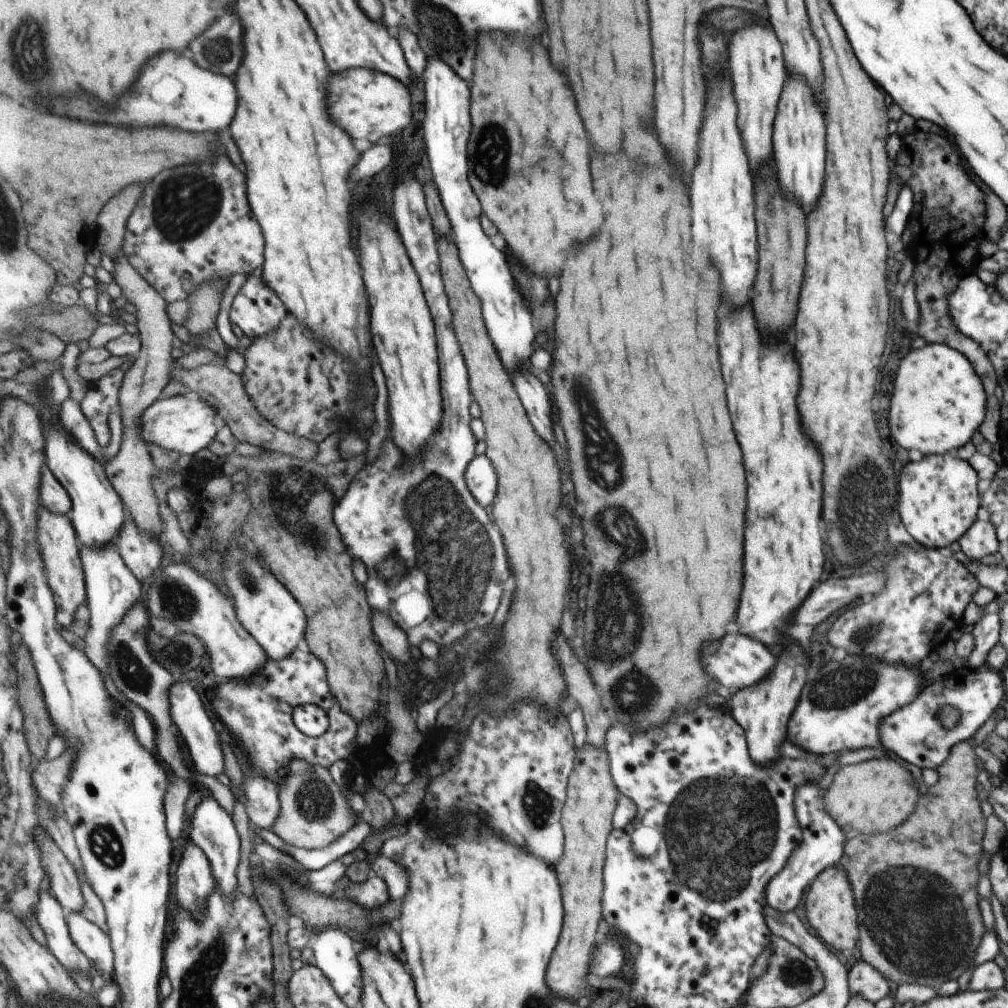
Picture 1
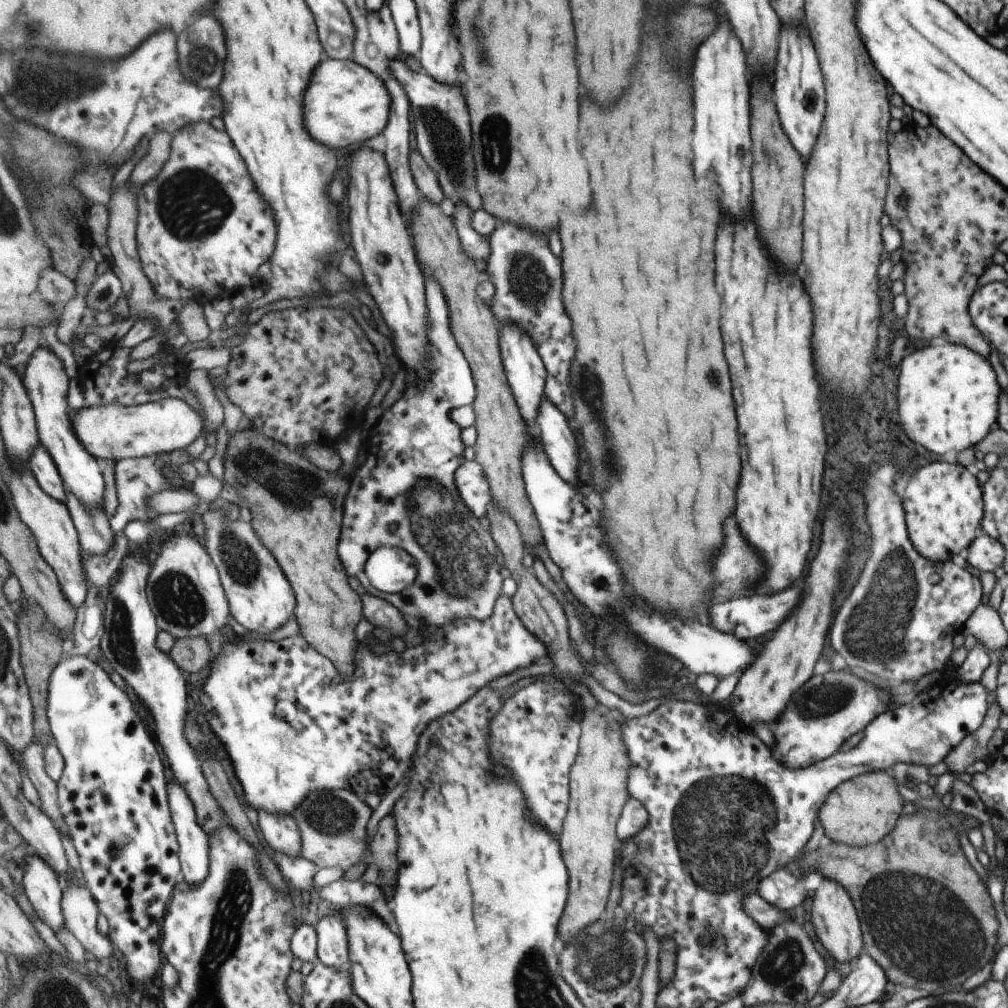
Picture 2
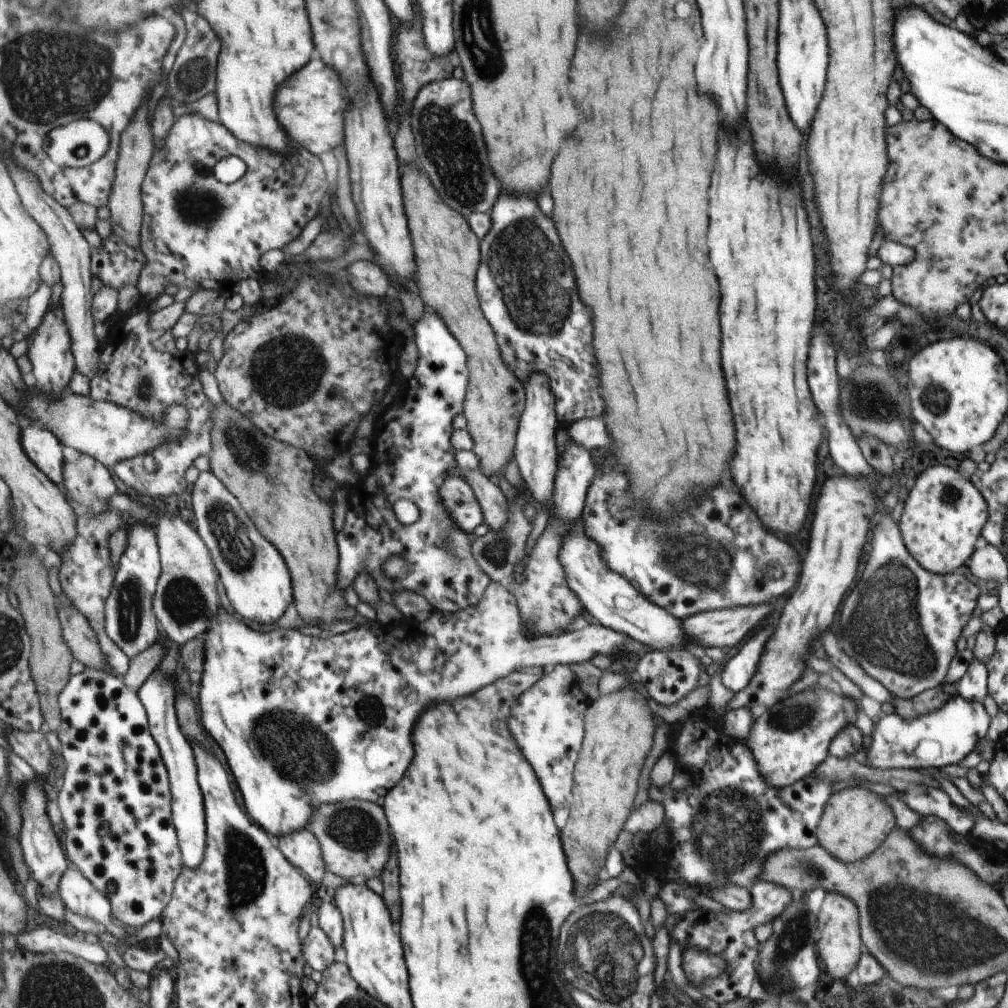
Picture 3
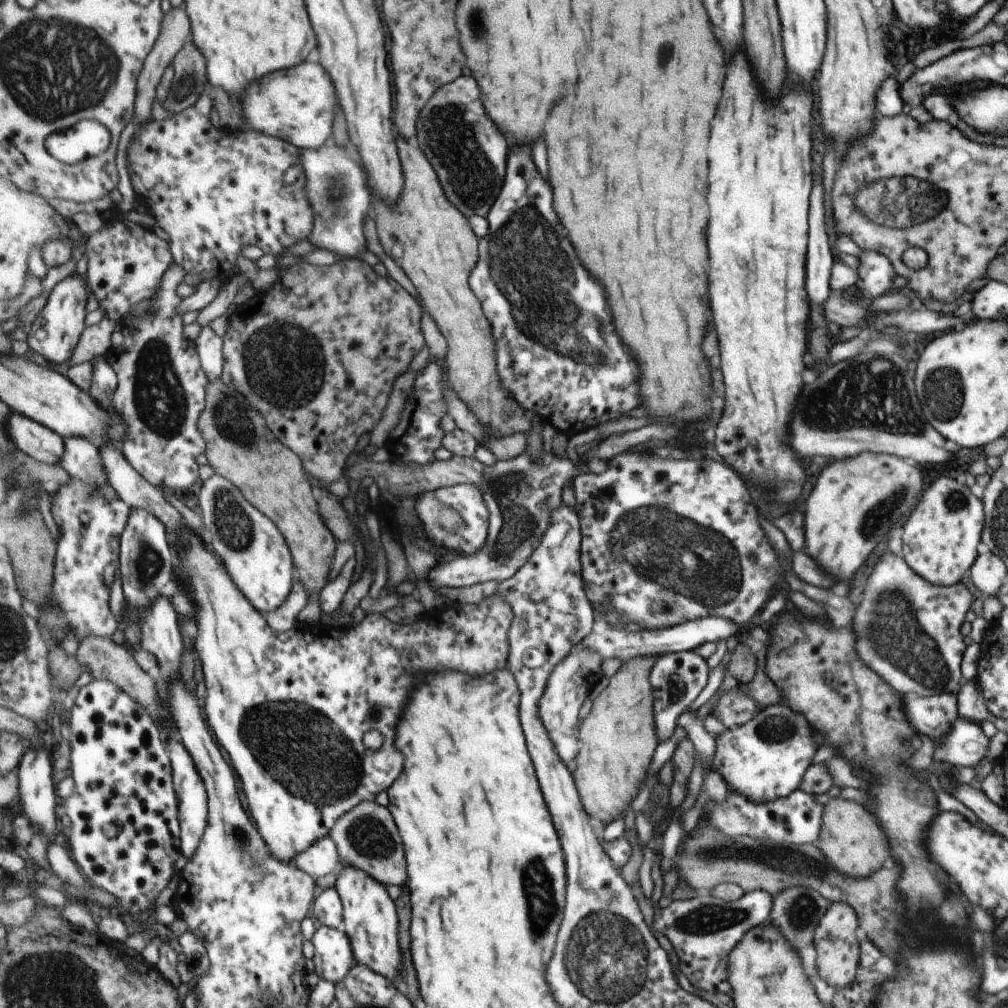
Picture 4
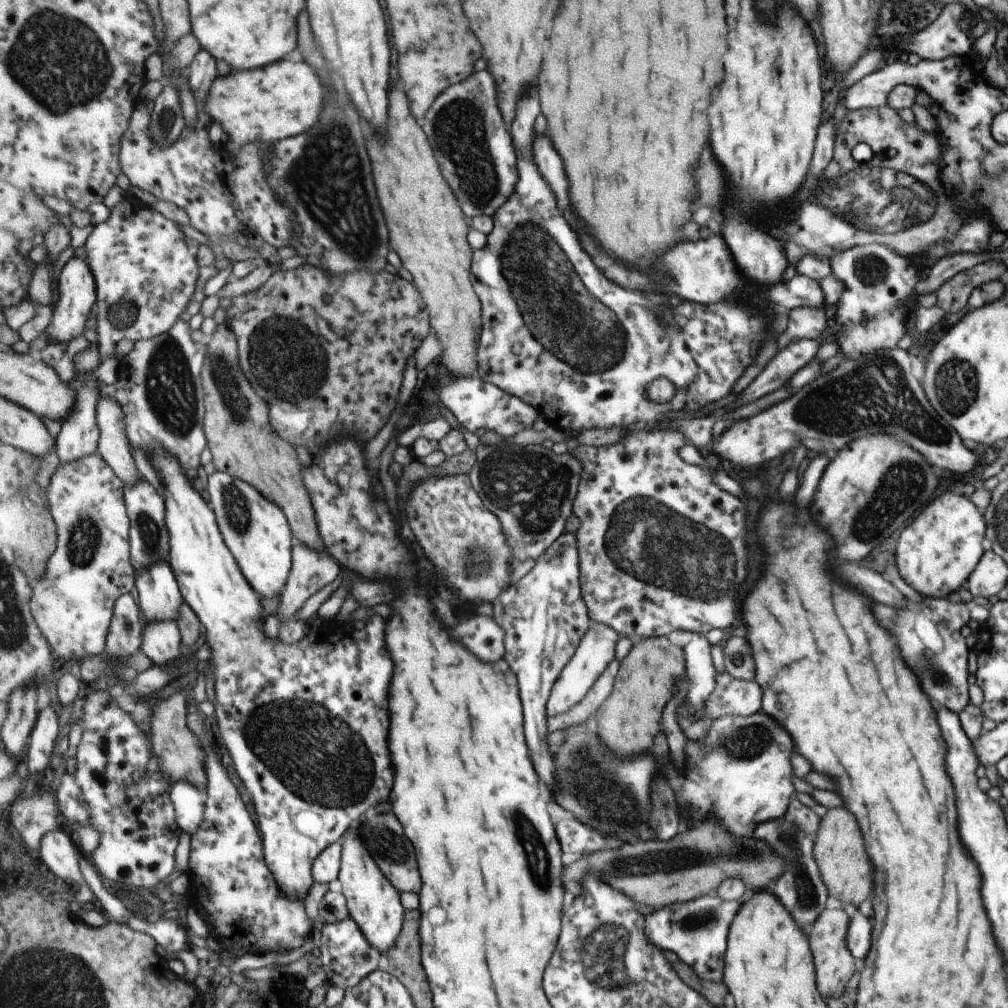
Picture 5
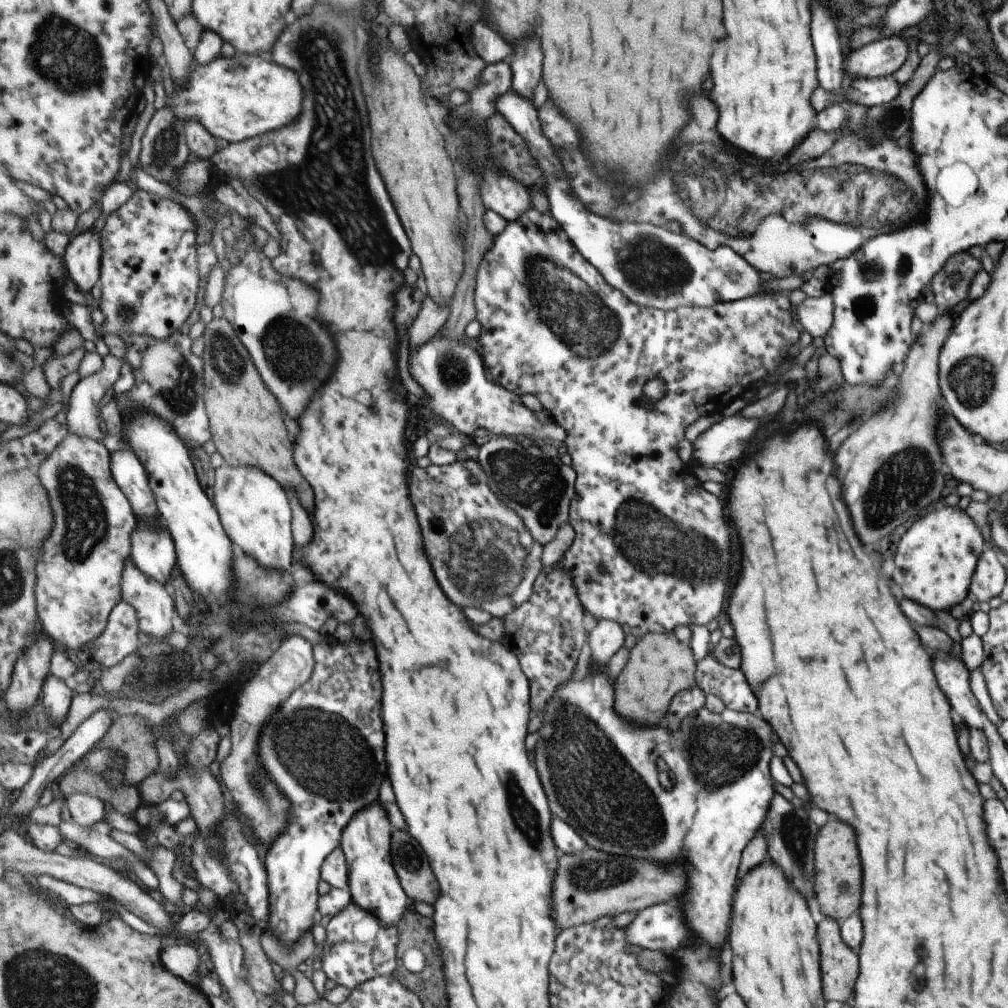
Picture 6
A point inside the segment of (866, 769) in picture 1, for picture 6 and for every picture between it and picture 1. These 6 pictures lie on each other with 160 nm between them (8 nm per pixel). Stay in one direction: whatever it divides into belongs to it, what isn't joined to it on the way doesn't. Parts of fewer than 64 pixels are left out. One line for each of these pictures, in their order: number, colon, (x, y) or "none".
2: (861, 811)
3: (854, 822)
4: (851, 841)
5: (838, 853)
6: (837, 875)

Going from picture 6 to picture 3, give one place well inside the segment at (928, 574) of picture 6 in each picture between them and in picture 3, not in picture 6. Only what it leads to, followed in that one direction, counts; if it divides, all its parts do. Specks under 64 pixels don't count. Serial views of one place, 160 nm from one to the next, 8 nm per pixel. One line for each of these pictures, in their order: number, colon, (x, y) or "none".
3: (942, 515)
4: (939, 536)
5: (937, 551)

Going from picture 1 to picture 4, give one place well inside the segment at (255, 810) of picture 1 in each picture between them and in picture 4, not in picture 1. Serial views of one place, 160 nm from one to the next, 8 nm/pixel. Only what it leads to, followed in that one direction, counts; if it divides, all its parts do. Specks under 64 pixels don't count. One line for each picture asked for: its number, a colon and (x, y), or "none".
2: (281, 833)
3: (304, 849)
4: (321, 859)

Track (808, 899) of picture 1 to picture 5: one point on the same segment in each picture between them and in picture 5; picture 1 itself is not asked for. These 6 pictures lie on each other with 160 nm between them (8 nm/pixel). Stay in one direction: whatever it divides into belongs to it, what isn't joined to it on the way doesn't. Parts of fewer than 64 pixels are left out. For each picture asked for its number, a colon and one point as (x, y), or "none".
2: (834, 919)
3: (838, 945)
4: (833, 939)
5: (828, 935)

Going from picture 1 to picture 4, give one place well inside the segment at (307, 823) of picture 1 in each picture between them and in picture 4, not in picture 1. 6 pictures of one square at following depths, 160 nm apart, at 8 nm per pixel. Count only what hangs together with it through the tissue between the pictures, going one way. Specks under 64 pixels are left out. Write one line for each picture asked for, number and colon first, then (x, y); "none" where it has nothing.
2: (333, 824)
3: (357, 842)
4: (367, 837)

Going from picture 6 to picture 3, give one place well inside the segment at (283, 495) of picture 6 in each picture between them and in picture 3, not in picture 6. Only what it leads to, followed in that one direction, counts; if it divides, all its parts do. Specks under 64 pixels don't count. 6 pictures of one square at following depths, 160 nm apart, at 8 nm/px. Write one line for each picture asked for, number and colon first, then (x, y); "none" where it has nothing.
3: (258, 582)
4: (257, 554)
5: (258, 531)

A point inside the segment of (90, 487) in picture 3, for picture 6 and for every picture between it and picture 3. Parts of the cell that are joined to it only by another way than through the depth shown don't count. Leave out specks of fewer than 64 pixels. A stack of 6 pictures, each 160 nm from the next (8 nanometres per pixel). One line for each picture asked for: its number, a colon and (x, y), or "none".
4: (82, 459)
5: (80, 434)
6: (85, 401)

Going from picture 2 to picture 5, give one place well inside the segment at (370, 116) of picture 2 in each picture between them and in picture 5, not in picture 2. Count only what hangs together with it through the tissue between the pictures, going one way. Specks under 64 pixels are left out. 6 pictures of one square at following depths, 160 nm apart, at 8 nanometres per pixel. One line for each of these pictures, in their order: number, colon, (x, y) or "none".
3: (311, 107)
4: (297, 105)
5: (268, 104)

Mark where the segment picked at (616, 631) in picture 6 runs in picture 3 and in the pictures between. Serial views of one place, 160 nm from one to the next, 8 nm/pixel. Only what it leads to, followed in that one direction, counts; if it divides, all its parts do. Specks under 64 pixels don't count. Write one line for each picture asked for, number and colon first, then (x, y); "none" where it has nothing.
3: (548, 721)
4: (568, 687)
5: (596, 652)

